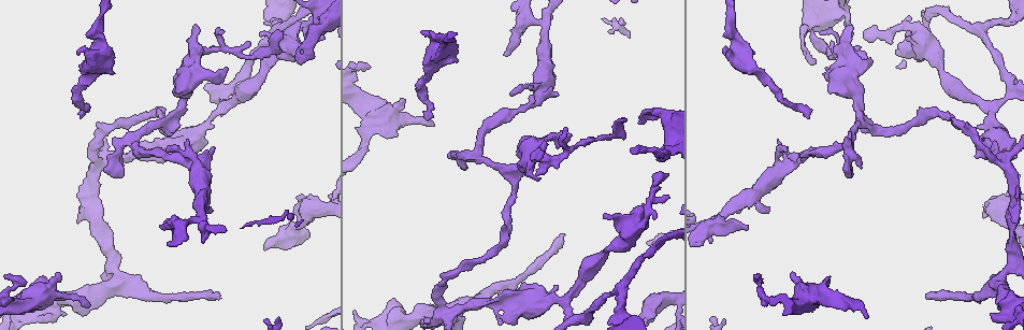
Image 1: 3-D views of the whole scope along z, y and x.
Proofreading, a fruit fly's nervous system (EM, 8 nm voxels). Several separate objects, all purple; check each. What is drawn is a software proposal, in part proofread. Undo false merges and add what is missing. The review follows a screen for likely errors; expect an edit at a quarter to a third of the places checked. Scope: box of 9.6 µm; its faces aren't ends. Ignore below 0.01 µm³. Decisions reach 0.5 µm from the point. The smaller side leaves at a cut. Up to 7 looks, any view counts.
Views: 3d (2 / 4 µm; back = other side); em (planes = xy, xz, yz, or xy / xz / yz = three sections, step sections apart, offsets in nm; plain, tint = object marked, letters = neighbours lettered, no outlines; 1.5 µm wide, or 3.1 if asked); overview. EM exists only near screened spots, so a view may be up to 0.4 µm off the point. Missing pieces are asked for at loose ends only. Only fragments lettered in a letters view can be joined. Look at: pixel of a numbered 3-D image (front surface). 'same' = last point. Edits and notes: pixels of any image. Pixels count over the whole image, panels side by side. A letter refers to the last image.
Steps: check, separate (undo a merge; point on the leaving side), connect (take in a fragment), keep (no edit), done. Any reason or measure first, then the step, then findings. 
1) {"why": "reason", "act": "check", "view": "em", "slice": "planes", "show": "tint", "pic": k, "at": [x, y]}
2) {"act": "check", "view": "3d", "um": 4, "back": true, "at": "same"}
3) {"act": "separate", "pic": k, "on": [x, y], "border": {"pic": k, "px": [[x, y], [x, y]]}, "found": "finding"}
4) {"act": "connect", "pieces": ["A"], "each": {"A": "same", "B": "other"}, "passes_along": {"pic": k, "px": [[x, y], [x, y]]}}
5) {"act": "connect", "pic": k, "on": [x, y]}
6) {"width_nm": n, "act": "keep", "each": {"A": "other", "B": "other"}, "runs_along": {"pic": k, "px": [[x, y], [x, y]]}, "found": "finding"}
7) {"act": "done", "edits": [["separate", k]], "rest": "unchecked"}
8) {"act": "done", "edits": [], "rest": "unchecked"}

{"why": "tapers out", "act": "check", "view": "3d", "um": 2, "pic": 1, "at": [426, 115]}

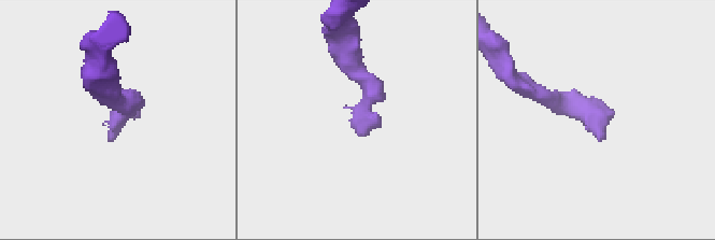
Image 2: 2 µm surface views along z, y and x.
{"act": "check", "view": "em", "slice": "yz", "step": 4, "show": "letters", "pic": 2, "at": [352, 125]}

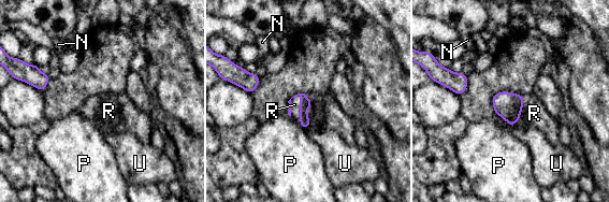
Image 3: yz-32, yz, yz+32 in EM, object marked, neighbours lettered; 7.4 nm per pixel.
{"longest_contact_nm": ["R", 220], "act": "connect", "pieces": ["R"], "each": {"N": "other", "P": "other", "R": "same", "U": "other"}, "passes_along": {"pic": 3, "px": [[305, 103], [300, 110], [294, 104]]}, "found": "the neuron continues"}

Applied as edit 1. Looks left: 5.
{"act": "check", "view": "overview"}

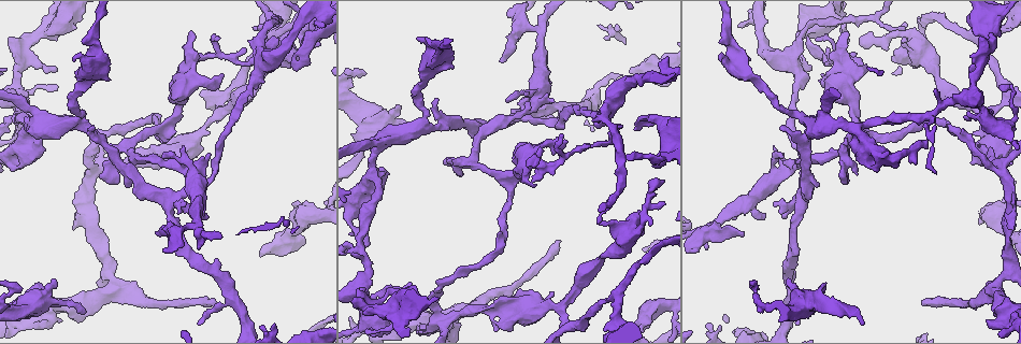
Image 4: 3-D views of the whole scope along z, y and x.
{"why": "branch stops here", "act": "check", "view": "em", "um": 3.1, "slice": "xz", "step": 16, "show": "tint", "pic": 4, "at": [418, 38]}

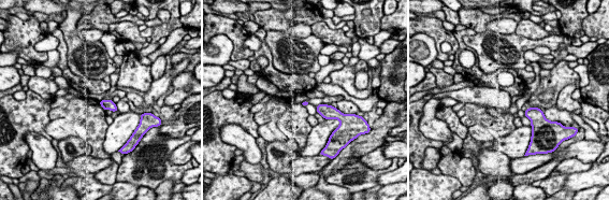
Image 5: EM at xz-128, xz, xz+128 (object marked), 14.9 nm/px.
{"why": "cut it another way", "act": "check", "view": "em", "um": 3.1, "slice": "planes", "show": "tint", "at": "same"}

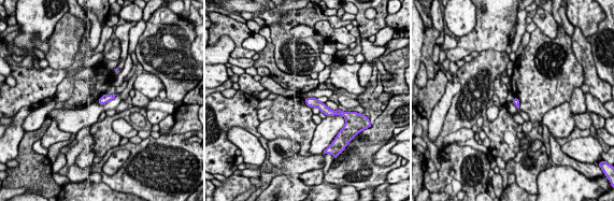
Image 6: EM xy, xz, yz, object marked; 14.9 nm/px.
{"why": "what lies round it", "act": "check", "view": "em", "um": 3.1, "slice": "planes", "show": "letters", "at": "same"}

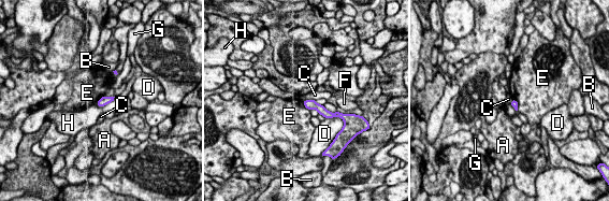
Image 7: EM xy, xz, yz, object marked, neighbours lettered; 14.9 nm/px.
{"act": "keep", "each": {"A": "other", "B": "other", "C": "other", "D": "other", "E": "other", "F": "other", "G": "other", "H": "other"}, "border": {"pic": 7, "px": [[315, 99], [303, 101]]}, "found": "no lettered fragment goes on from it"}

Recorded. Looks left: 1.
{"act": "done", "edits": [["connect", 3]], "rest": "unchecked"}

